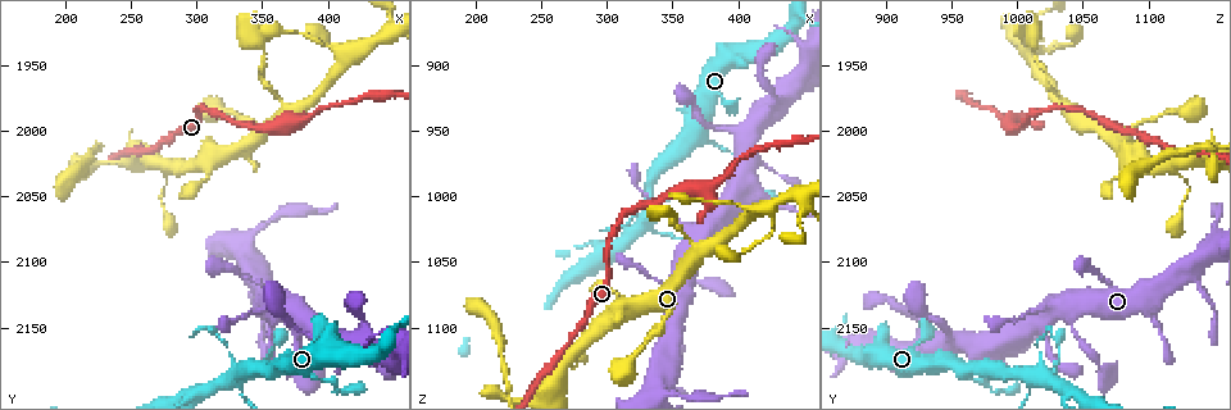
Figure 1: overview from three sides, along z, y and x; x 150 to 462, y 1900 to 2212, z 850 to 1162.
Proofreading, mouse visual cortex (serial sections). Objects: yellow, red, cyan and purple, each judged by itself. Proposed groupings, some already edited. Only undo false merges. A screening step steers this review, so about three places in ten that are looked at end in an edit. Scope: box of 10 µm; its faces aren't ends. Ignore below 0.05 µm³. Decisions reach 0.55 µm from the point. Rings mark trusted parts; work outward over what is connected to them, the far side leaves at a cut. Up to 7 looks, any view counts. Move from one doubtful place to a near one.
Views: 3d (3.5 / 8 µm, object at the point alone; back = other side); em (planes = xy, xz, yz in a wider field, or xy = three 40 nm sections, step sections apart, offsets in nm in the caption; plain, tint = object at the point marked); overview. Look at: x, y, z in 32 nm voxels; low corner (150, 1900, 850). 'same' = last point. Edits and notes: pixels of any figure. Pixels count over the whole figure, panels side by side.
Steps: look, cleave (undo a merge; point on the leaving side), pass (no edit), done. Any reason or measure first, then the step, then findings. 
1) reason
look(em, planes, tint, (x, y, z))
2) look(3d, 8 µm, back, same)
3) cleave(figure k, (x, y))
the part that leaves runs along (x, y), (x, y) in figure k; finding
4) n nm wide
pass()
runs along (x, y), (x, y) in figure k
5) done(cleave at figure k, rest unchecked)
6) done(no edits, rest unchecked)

look(3d, 3.5 µm, (424, 1940, 1010))

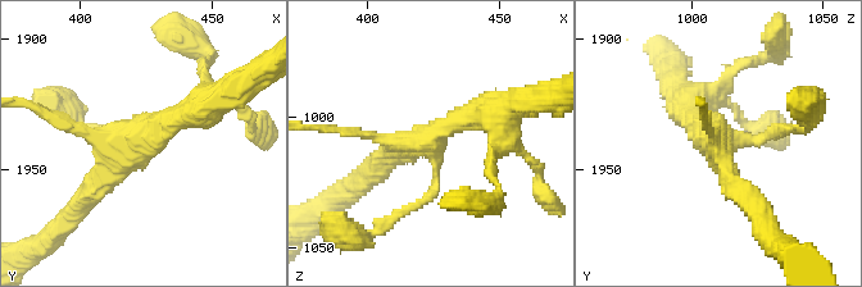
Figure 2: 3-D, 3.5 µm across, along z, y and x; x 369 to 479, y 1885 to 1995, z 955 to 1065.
now the EM
look(em, planes, tint, (423, 1940, 1010))

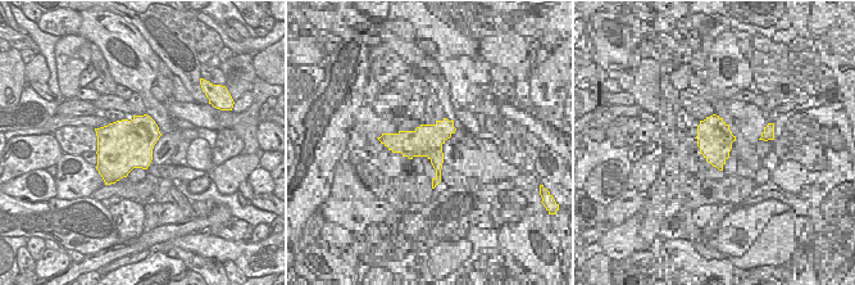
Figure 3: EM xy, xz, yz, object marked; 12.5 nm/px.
pass()
runs along (84, 201), (146, 135), (205, 103) in figure 2; one cell here

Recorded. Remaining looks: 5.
sharp bend
look(3d, 3.5 µm, back, (376, 1992, 994))

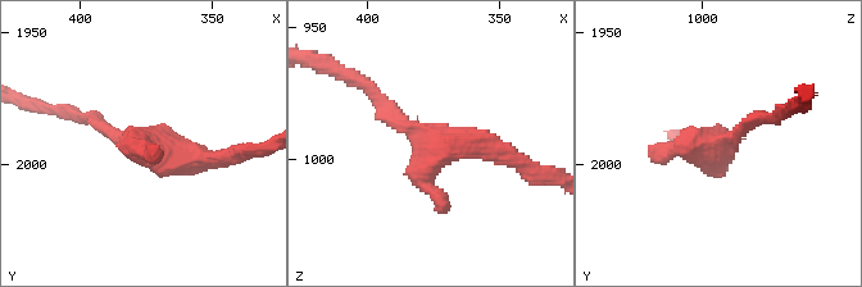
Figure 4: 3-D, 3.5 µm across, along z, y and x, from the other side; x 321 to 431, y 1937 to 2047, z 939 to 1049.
look(em, xy, step 3, tint, (375, 1992, 994))

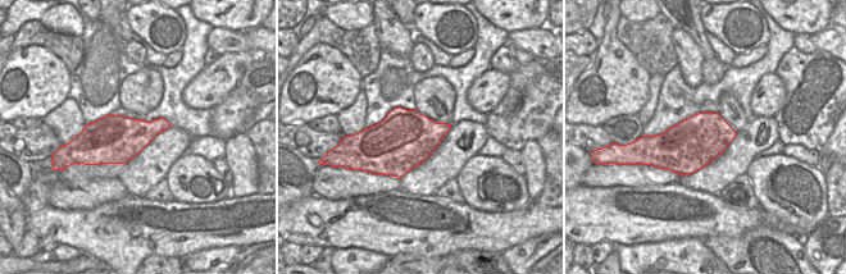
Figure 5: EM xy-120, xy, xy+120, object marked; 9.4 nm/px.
look(em, xy, step 2, tint, same)

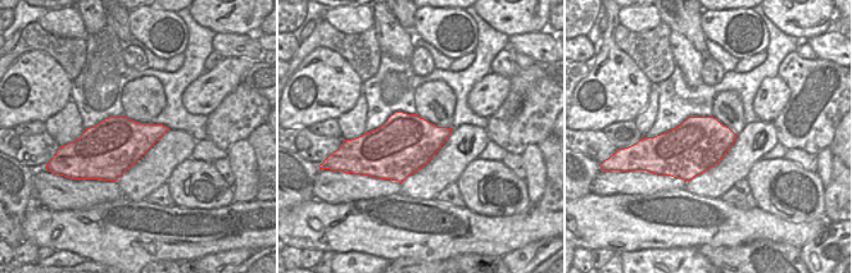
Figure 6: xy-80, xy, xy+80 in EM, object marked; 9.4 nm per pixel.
pass()
runs along (509, 160), (431, 144), (372, 95) in figure 4; one cell here

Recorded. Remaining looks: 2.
three arms meet
look(3d, 3.5 µm, (410, 2162, 996))

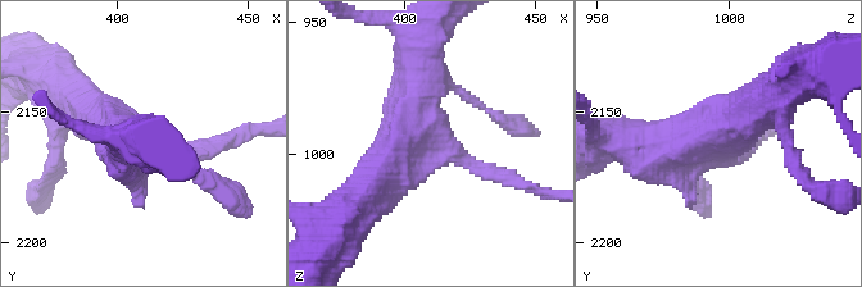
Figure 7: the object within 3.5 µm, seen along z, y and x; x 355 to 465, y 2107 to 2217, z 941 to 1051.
cleave(figure 7, (507, 173))
the part that leaves runs along (467, 162), (553, 195) in figure 7; a second cell is stuck on

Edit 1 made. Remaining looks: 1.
done(cleave at figure 7, rest unchecked)

